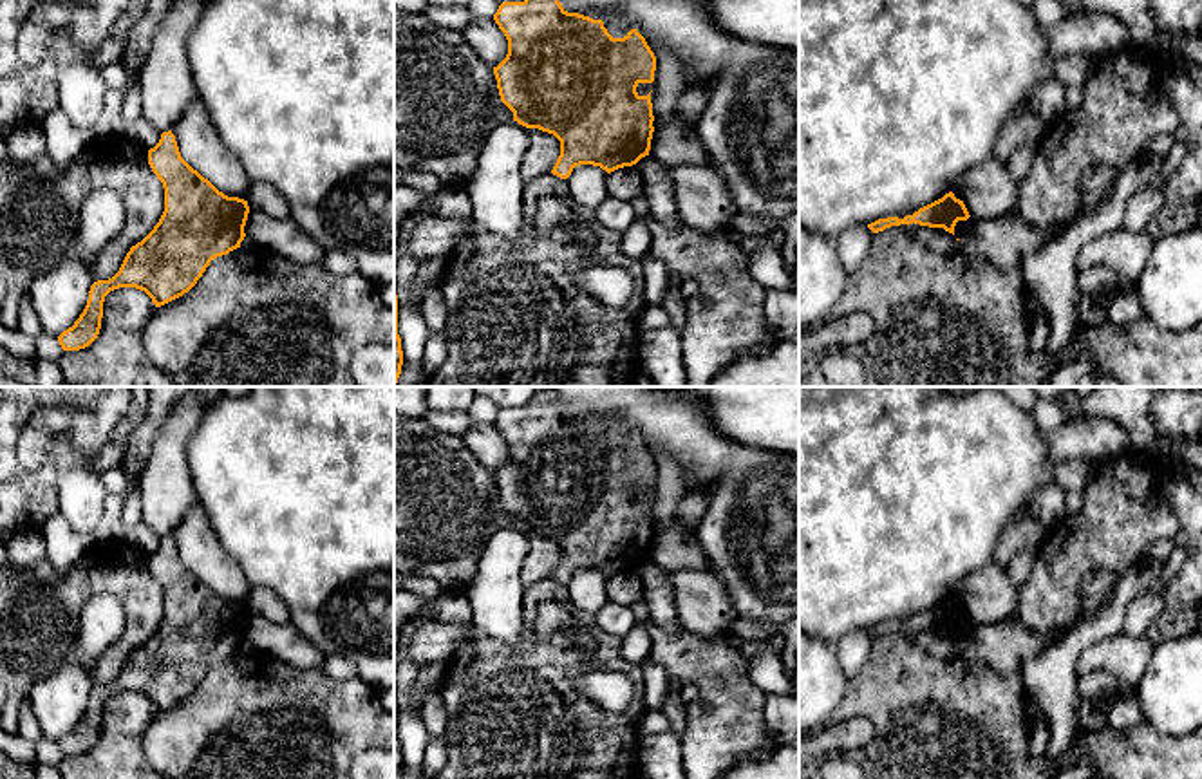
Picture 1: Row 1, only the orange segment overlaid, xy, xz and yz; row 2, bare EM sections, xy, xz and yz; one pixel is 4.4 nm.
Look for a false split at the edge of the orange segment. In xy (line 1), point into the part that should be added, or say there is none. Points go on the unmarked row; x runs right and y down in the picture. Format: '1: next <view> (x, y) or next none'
1: next none

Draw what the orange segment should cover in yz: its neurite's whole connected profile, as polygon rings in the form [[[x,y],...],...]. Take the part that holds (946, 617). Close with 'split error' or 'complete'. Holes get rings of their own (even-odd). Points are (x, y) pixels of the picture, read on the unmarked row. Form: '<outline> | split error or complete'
[[[953,596],[945,598],[942,604],[920,613],[913,620],[906,620],[904,624],[898,622],[887,622],[887,624],[878,624],[868,633],[873,638],[884,636],[886,633],[891,631],[900,631],[900,629],[920,629],[920,631],[929,631],[929,633],[944,633],[945,636],[954,640],[954,631],[958,625],[967,625],[971,620],[963,609],[963,605],[956,604]]] | complete

